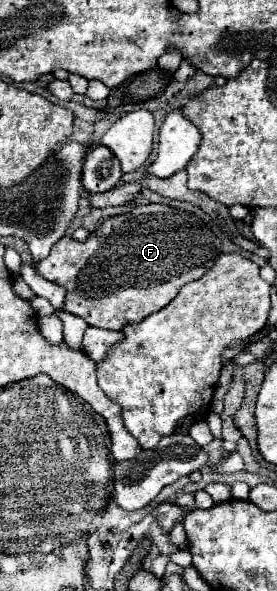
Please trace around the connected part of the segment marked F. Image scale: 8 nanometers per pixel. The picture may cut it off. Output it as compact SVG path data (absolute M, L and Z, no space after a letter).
M148 204L134 206L130 214L102 220L98 230L92 232L84 244L64 236L52 248L48 258L34 262L34 268L46 280L56 282L68 290L64 302L66 312L84 318L96 328L122 330L126 324L142 322L146 316L162 310L176 298L178 290L184 284L204 276L204 272L216 262L216 256L220 256L220 240L200 218L172 206Z

